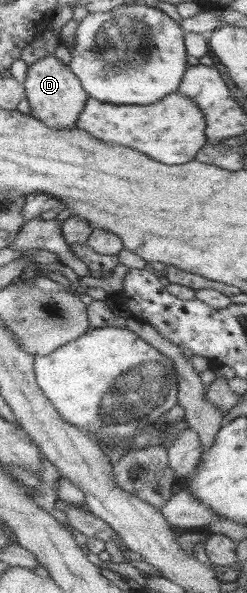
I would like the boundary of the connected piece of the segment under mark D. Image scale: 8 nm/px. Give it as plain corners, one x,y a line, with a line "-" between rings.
54,54
45,55
28,64
29,70
23,87
25,88
25,98
32,107
31,115
54,130
73,129
89,99
80,80
72,73
70,66
60,61

